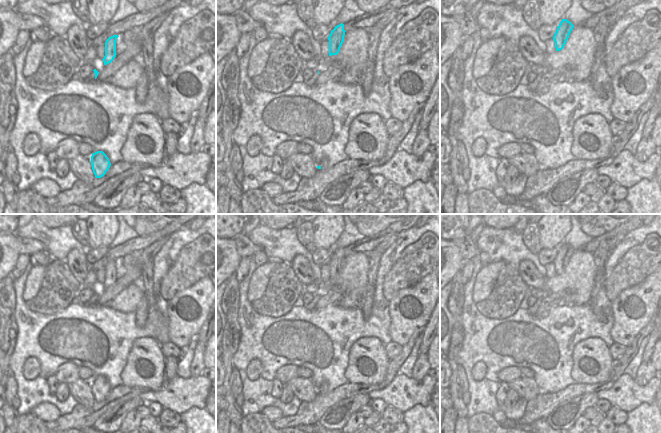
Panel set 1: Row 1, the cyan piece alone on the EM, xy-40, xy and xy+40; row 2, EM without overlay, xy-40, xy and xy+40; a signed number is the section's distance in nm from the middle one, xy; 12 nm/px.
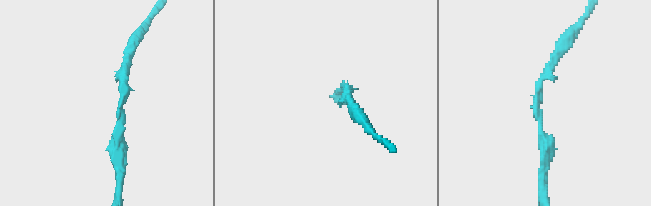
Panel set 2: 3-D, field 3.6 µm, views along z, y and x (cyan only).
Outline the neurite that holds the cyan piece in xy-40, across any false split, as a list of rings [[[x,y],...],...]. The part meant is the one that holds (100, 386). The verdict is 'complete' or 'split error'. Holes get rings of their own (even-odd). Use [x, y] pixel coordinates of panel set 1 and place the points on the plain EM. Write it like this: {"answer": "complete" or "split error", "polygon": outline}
{"answer": "complete", "polygon": [[[97,375],[91,380],[91,389],[95,401],[101,402],[109,394],[111,387],[103,375]]]}

